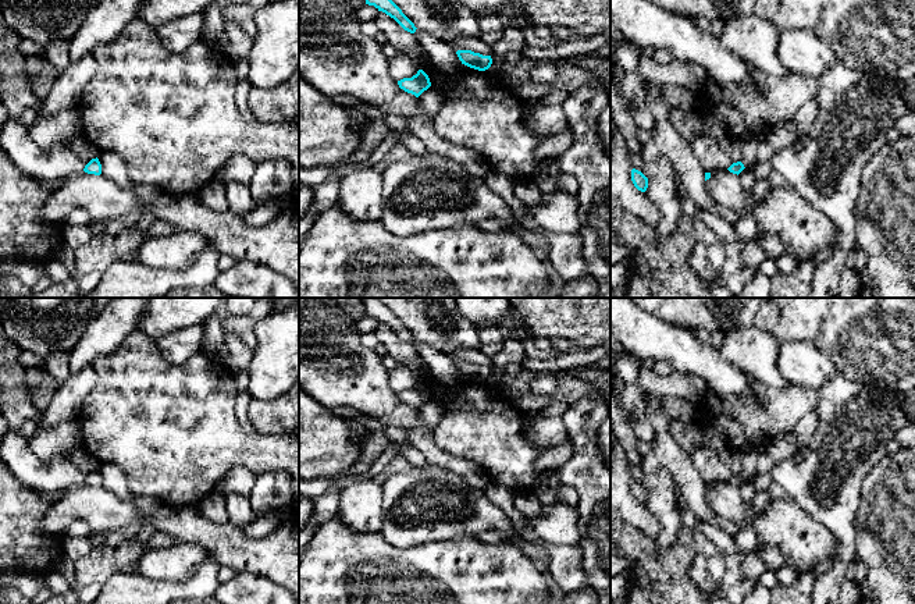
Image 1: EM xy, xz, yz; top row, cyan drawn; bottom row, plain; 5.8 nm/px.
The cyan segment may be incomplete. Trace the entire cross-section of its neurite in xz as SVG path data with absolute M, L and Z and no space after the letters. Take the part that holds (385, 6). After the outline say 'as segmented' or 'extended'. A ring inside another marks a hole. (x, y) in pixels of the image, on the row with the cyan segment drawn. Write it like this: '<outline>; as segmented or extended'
M366 0L366 4L374 6L378 11L385 13L394 18L405 31L414 33L414 24L402 13L402 10L392 0Z; as segmented

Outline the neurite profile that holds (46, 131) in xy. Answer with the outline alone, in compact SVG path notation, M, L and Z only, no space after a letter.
M78 107L67 109L53 117L36 117L26 128L29 138L42 149L65 145L82 134L83 122Z

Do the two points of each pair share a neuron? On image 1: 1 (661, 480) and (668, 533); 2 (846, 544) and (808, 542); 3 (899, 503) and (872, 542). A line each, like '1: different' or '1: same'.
1: same
2: different
3: same

